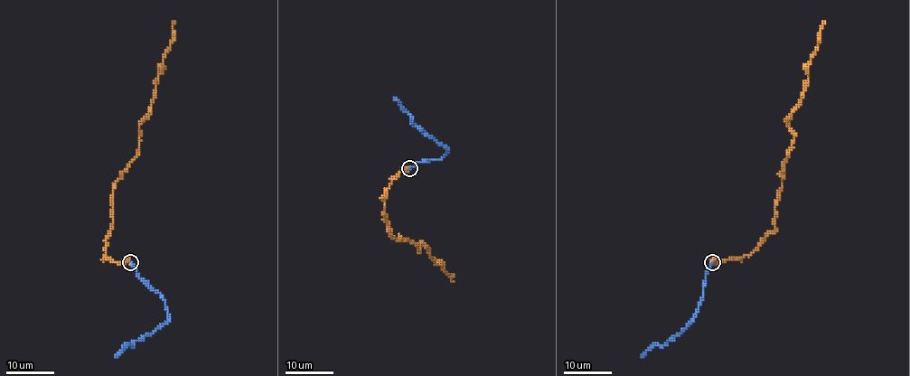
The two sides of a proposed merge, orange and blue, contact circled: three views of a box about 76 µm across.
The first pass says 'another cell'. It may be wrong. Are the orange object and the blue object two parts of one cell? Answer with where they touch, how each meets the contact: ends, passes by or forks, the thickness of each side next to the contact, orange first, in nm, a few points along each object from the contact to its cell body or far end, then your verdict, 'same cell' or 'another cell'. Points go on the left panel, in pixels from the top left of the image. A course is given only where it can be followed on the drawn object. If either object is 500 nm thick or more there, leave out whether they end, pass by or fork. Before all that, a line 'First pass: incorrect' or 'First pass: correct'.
First pass: incorrect
at (130, 262); orange ends there; blue ends there; 260 nm thick on the orange side, 180 nm on the other; orange runs (130, 262), (105, 257), (113, 183), (137, 154), (139, 127), (149, 113), (174, 22); blue runs (130, 262), (139, 277), (161, 296), (168, 321), (152, 333), (145, 333), (126, 346), (115, 358); same cell

